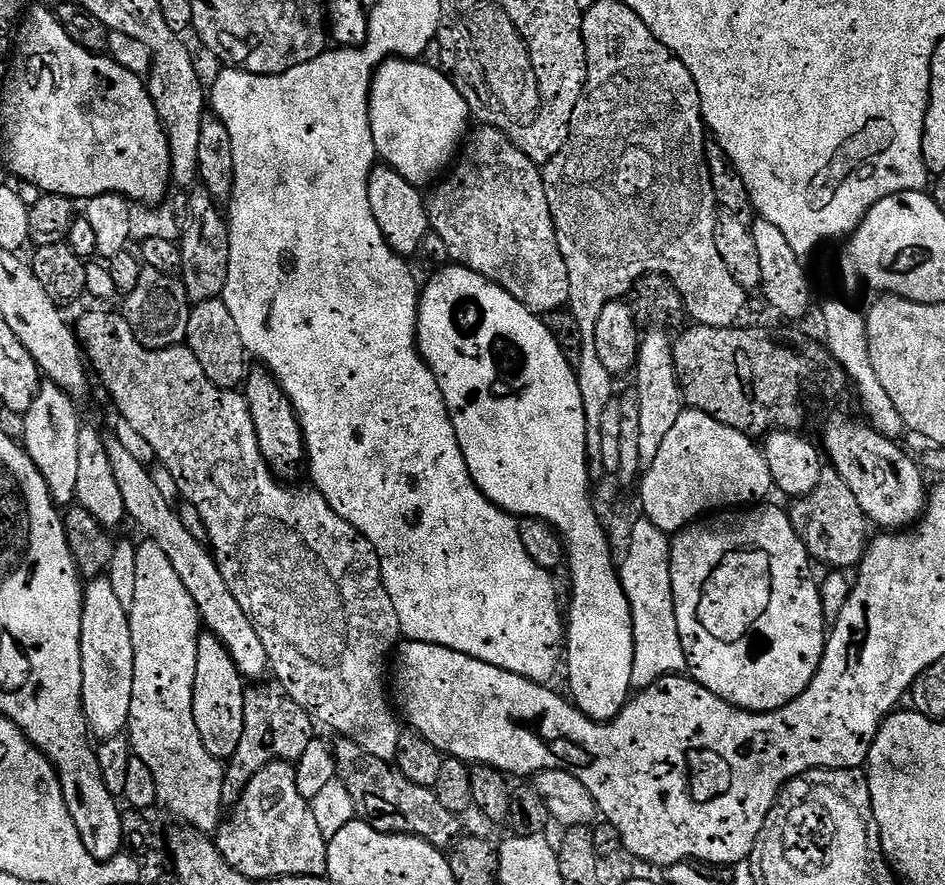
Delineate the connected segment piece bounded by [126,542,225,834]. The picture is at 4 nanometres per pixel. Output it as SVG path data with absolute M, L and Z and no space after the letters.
M151 542L141 543L136 549L137 552L137 570L135 571L135 595L134 604L129 611L128 621L130 622L130 634L134 638L134 694L130 698L130 718L126 735L132 745L135 759L146 762L146 766L150 766L150 774L154 774L154 782L158 786L158 794L160 795L159 803L165 804L174 815L177 821L183 822L187 827L197 828L200 832L209 834L215 833L222 823L222 786L224 785L224 769L225 765L219 760L215 760L210 754L210 750L206 750L206 746L202 746L202 738L198 734L198 726L194 722L194 714L192 713L192 699L194 698L194 678L196 677L196 667L198 666L198 642L202 635L202 621L200 611L196 608L194 598L190 598L190 594L186 590L186 586L182 584L182 578L178 578L177 571L174 566L170 566L170 558L166 558L166 554L162 554L162 549L157 544Z

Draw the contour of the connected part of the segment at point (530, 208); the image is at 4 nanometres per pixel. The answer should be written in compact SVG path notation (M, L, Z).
M487 126L477 129L476 133L471 133L472 141L470 136L455 161L456 173L449 180L441 179L431 189L432 196L430 192L427 197L431 231L444 243L445 250L456 259L453 261L459 267L474 270L482 274L482 278L502 286L502 290L522 302L522 306L537 314L561 311L570 298L570 274L566 274L566 262L558 246L550 202L546 202L541 165L522 154L522 150L516 148L515 142L509 140L505 132Z

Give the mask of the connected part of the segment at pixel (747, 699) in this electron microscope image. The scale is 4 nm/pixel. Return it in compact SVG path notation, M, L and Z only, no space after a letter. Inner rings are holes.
M772 502L759 503L741 512L724 510L711 518L704 518L684 527L671 537L670 543L670 582L674 594L674 610L678 618L678 634L688 663L687 675L706 686L710 694L718 694L718 698L730 702L736 708L744 709L745 712L773 712L794 702L794 698L801 696L806 686L810 686L814 674L820 668L826 643L826 625L822 614L820 586L817 577L812 577L813 561L806 546L798 538L787 511L783 507L775 508Z

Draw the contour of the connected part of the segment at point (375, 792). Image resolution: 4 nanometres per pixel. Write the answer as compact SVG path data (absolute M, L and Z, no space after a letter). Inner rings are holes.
M337 739L331 745L332 755L336 758L336 774L350 790L354 806L362 813L374 830L379 832L396 832L400 836L417 836L419 840L430 842L435 848L444 850L456 843L461 835L461 817L446 810L442 802L436 800L433 789L418 786L410 782L406 774L396 769L395 763L374 758L374 754L364 752L362 746L353 740Z

